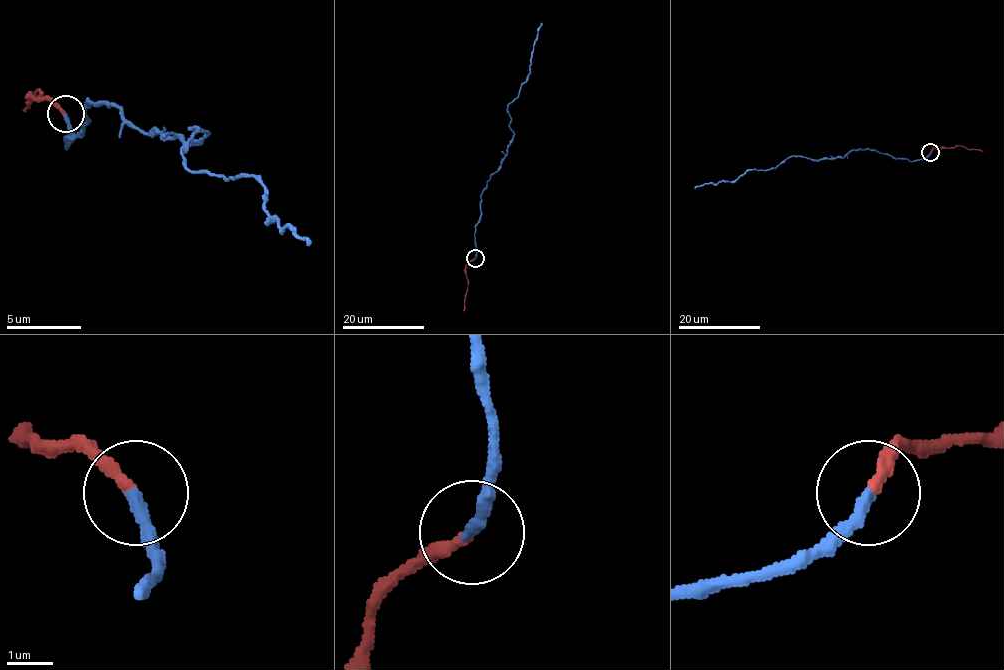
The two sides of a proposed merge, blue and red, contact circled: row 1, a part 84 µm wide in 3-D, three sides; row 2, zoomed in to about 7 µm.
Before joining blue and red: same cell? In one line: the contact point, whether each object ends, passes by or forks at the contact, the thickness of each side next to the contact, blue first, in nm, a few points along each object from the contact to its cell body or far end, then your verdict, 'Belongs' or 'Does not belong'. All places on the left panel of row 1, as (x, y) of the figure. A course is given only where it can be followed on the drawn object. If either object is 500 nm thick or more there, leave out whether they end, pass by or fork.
Place: (65, 114). At the ring blue ends. At the ring red ends. Thickness 280 nm (blue) against 280 nm. Course of blue: (66, 114), (66, 148), (88, 103), (207, 133), (181, 159), (256, 178), (267, 219), (308, 245). Course of red: (66, 114), (48, 100), (33, 96), (40, 96), (40, 88), (22, 111). Belongs

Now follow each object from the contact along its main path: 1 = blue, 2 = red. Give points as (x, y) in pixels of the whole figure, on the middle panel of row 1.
1: (475, 259), (481, 193), (507, 153), (514, 134), (507, 106), (518, 96), (527, 77), (541, 22)
2: (475, 259), (466, 266), (468, 290), (463, 311)

